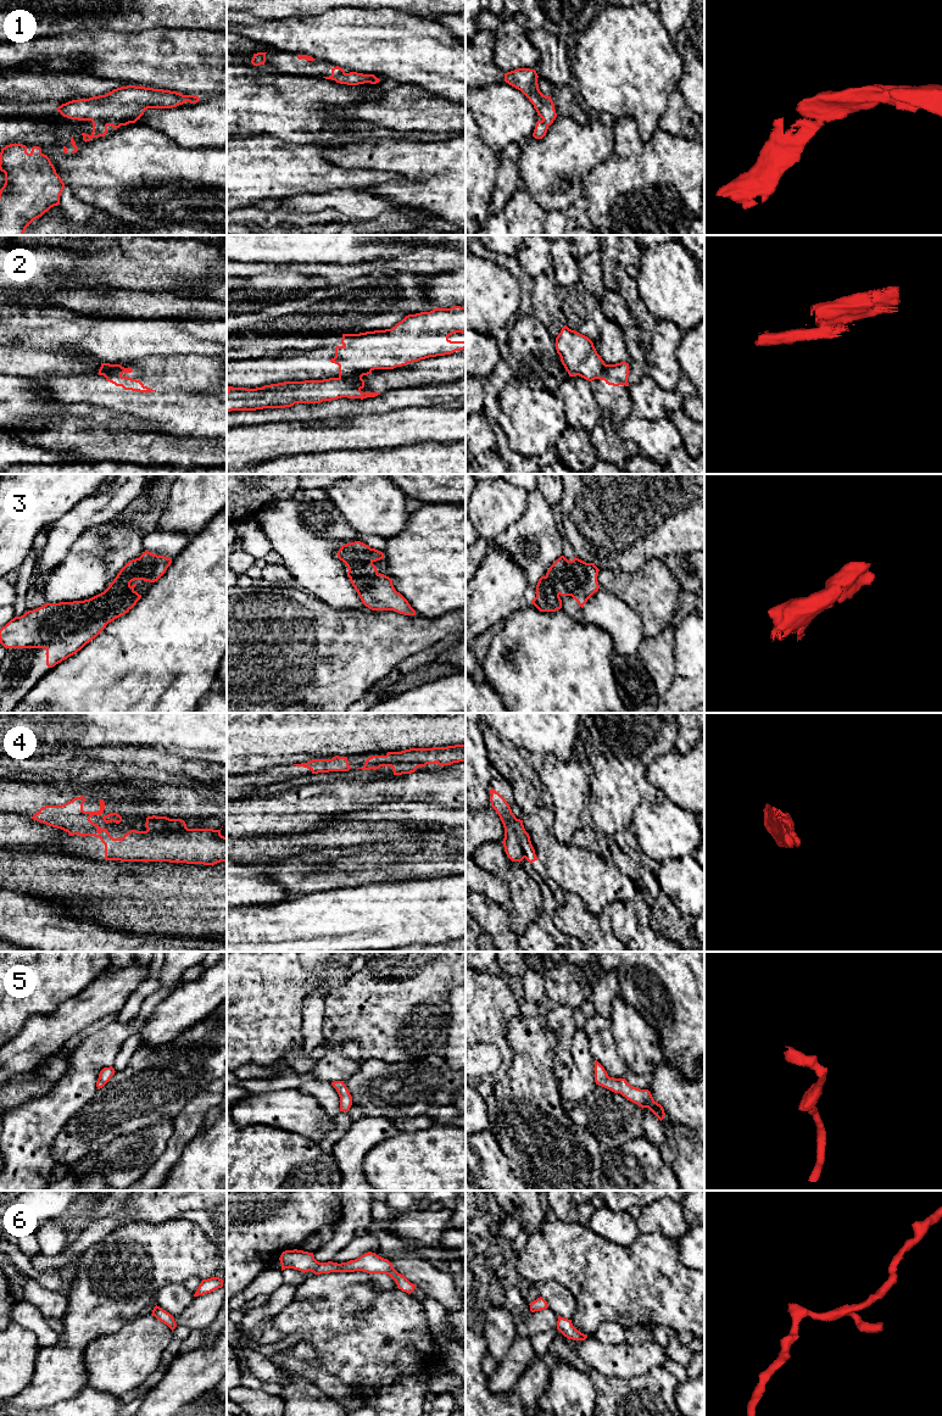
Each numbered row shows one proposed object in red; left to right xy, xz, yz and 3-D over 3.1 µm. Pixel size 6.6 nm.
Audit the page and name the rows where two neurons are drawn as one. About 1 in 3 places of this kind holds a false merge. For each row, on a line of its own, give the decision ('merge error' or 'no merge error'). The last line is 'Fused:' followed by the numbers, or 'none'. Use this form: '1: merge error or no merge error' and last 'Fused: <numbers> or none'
1: no merge error
2: merge error
3: no merge error
4: no merge error
5: no merge error
6: no merge error
Fused: 2

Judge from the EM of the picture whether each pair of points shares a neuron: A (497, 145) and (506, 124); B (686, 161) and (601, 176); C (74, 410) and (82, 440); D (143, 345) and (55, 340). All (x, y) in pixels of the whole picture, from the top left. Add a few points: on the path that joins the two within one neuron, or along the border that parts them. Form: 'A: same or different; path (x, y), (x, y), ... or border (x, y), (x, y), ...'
A: same; path (497, 140), (497, 133), (501, 129)
B: same; path (665, 176), (622, 176)
C: different; border (92, 412), (78, 417), (56, 413), (48, 417)
D: same; path (121, 340), (77, 340)

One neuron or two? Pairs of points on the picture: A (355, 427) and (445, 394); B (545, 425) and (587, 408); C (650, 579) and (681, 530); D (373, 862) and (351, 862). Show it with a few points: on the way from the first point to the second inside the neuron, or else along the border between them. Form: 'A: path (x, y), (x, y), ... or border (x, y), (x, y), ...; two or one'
A: border (440, 406), (407, 406), (383, 413); two
B: border (555, 394), (563, 405), (563, 414), (568, 425); two
C: border (661, 558), (648, 558), (635, 572); two
D: path (368, 862), (356, 862); one

